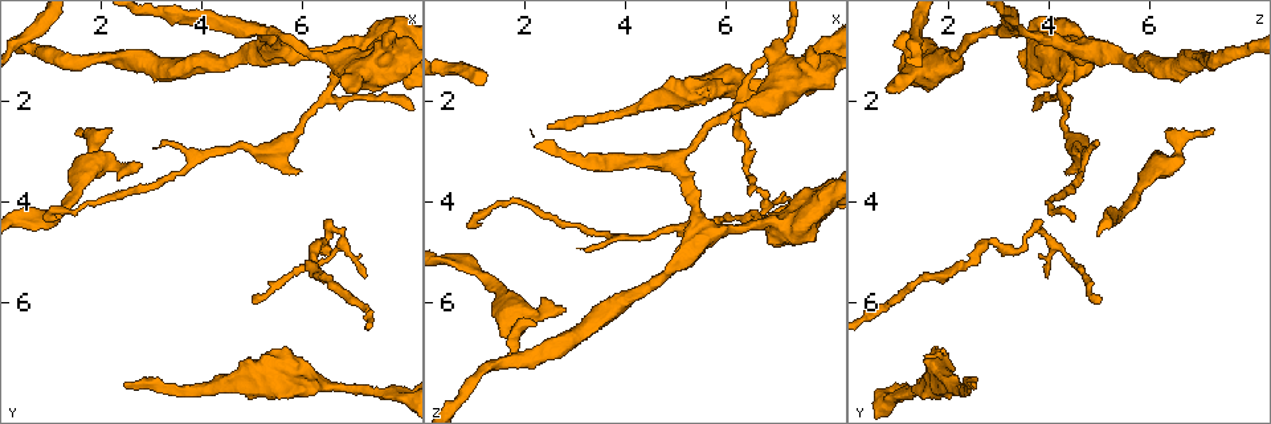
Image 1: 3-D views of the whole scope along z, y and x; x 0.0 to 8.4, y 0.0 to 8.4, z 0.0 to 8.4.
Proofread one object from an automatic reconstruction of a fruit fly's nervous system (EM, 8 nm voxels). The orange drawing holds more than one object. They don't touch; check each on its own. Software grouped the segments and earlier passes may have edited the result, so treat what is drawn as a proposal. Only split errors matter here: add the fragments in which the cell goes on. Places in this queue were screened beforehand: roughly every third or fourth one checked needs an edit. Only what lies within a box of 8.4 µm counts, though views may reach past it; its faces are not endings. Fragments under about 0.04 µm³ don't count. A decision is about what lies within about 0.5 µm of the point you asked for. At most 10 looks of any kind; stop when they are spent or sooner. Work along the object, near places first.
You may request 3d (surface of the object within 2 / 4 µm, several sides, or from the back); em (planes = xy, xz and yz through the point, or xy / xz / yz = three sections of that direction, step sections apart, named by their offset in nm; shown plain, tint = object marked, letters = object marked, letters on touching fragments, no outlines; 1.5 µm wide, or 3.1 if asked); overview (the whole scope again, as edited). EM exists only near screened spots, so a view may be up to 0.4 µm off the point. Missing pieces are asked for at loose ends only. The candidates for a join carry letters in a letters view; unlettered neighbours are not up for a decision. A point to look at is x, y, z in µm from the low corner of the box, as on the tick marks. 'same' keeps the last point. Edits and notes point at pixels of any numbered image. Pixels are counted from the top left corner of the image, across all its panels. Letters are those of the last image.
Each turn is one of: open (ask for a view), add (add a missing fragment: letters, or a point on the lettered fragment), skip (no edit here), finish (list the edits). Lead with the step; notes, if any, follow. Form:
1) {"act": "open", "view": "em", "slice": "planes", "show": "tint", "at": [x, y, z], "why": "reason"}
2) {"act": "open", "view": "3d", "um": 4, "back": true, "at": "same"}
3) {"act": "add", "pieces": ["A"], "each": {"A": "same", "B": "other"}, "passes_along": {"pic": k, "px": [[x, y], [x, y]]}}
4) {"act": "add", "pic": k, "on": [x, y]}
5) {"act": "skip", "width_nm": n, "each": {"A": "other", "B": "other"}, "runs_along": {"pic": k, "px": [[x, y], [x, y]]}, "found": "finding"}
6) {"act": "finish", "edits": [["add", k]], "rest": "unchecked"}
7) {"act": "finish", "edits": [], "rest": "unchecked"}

{"act": "open", "view": "em", "slice": "xy", "step": 8, "show": "letters", "at": [2.45, 7.60, 2.50], "why": "branch stops here"}

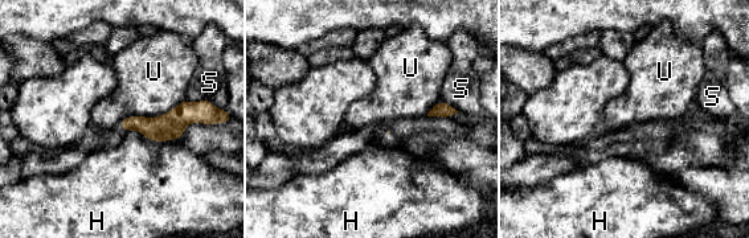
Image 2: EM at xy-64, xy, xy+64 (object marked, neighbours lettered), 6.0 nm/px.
{"act": "open", "view": "em", "slice": "planes", "show": "letters", "at": "same"}

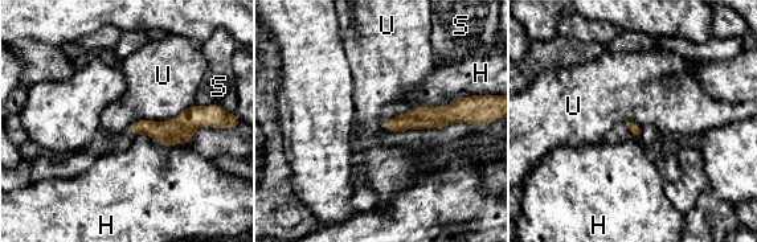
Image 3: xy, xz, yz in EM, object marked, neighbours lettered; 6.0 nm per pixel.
{"act": "skip", "each": {"H": "other", "S": "other", "U": "other"}, "runs_along": {"pic": 3, "px": [[207, 119], [181, 128], [133, 128]]}, "found": "no lettered fragment goes on from it"}

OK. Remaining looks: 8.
{"act": "open", "view": "em", "slice": "planes", "show": "tint", "at": [1.10, 4.35, 4.50], "why": "end of a long branch"}

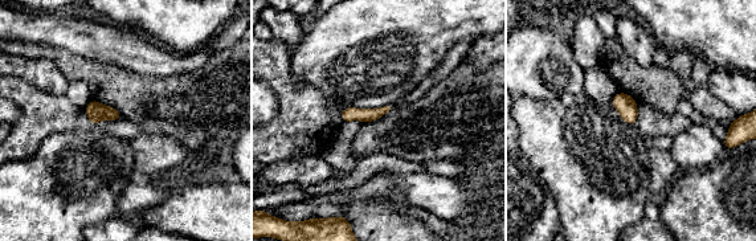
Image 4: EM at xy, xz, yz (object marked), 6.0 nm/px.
{"act": "open", "view": "em", "slice": "planes", "show": "letters", "at": "same"}

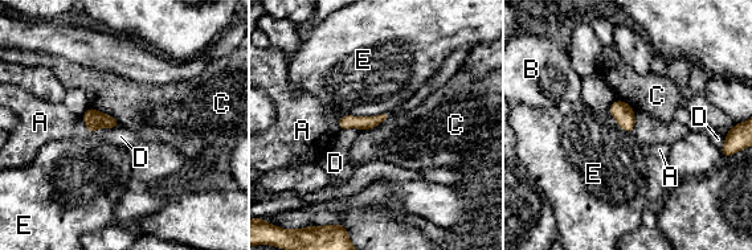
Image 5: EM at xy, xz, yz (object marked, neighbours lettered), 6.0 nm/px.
{"act": "skip", "width_nm": 80, "each": {"A": "other", "B": "other", "C": "other", "D": "other", "E": "other"}, "border": {"pic": 5, "px": [[119, 126], [97, 128], [93, 132]]}, "found": "none of them fits"}

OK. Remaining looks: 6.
{"act": "open", "view": "em", "slice": "xy", "step": 4, "show": "tint", "at": [7.70, 0.85, 0.95], "why": "stops while still wide"}

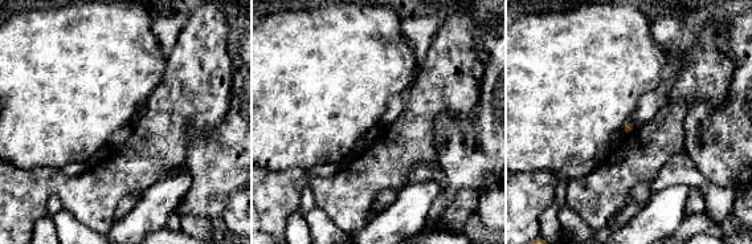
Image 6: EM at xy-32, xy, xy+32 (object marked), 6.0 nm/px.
{"act": "open", "view": "em", "slice": "xz", "step": 4, "show": "letters", "at": "same", "why": "another direction"}

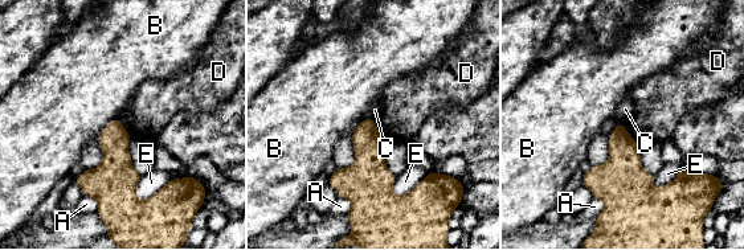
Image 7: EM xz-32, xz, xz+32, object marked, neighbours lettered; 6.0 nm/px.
{"act": "skip", "longest_contact_nm": ["E", 240], "each": {"A": "other", "B": "other", "C": "other", "D": "other", "E": "other"}, "border": {"pic": 7, "px": [[118, 118], [109, 122], [95, 139]]}, "found": "none of them fits"}

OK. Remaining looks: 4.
{"act": "open", "view": "em", "slice": "planes", "show": "letters", "at": [5.05, 5.95, 5.05], "why": "thin end"}

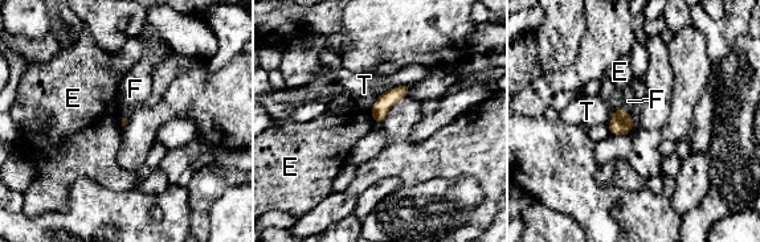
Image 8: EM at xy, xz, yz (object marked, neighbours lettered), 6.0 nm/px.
{"act": "skip", "each": {"E": "other", "F": "other", "T": "other"}, "border": {"pic": 8, "px": [[368, 111], [376, 123]]}, "found": "none of them fits"}

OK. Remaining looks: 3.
{"act": "finish", "edits": [], "rest": "unchecked"}

